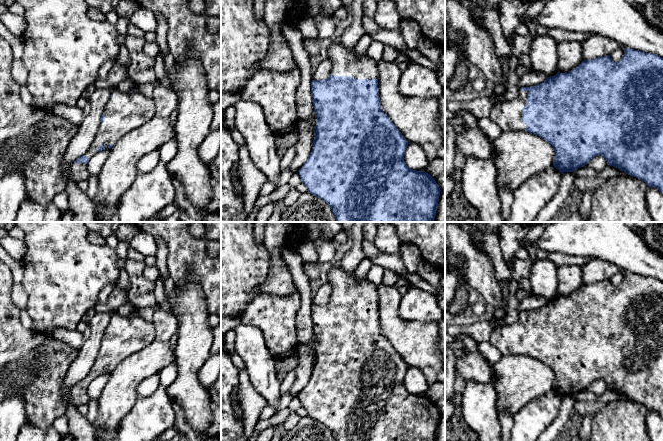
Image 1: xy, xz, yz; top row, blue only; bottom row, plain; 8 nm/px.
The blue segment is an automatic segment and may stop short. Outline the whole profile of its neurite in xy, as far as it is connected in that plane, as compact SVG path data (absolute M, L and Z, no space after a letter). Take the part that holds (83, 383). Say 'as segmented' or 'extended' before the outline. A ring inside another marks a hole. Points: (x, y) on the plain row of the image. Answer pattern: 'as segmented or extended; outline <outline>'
extended; outline M0 260L0 402L9 396L20 395L25 402L27 423L42 429L53 425L55 419L65 415L70 405L79 406L90 401L87 388L92 380L104 373L110 374L125 358L133 353L141 351L153 342L156 330L151 321L145 321L139 314L138 309L128 316L122 316L115 312L111 316L110 323L104 332L100 343L100 349L94 365L88 376L69 389L69 397L63 393L63 381L67 370L78 355L78 350L65 342L59 341L51 335L44 335L32 329L25 328L20 321L20 310L11 298L14 279L7 264Z

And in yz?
extended; outline M626 272L619 286L614 286L610 279L593 284L584 284L568 297L558 296L556 299L548 301L539 309L520 312L515 322L506 323L501 327L495 328L489 341L504 356L526 355L540 360L551 368L556 377L553 390L561 397L573 396L587 389L593 381L601 379L606 383L608 389L616 391L620 395L624 395L626 398L644 405L648 411L655 411L663 418L663 282L656 278Z

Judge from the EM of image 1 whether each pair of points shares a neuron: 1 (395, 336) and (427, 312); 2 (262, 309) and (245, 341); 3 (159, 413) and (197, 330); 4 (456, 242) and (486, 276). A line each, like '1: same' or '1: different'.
1: different
2: different
3: different
4: same

